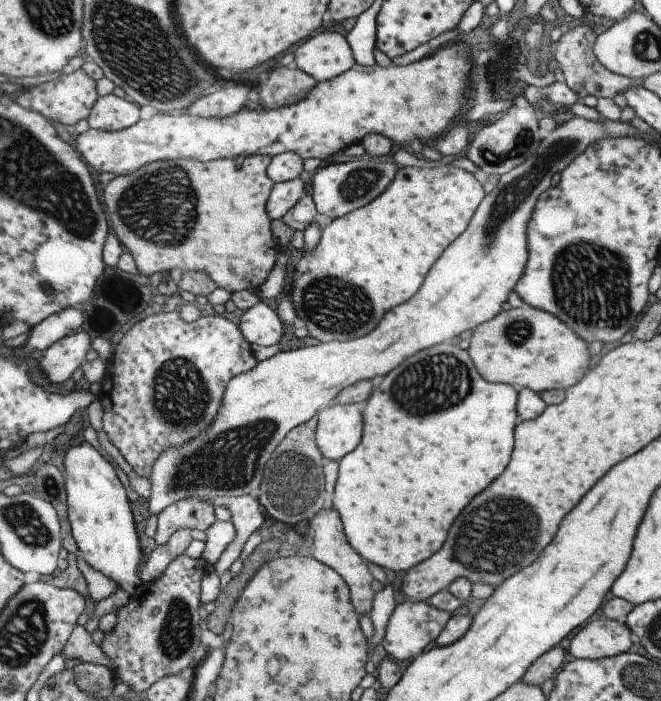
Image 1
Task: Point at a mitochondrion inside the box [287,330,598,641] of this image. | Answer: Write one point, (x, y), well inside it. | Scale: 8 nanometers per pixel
(488, 543)

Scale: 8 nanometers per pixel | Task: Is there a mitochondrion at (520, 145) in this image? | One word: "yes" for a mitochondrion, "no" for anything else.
yes

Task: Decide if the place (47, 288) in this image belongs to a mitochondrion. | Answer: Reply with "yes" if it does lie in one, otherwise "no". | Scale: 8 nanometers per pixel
no

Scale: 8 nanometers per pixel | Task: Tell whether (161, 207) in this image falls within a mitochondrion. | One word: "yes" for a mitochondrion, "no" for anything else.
yes

